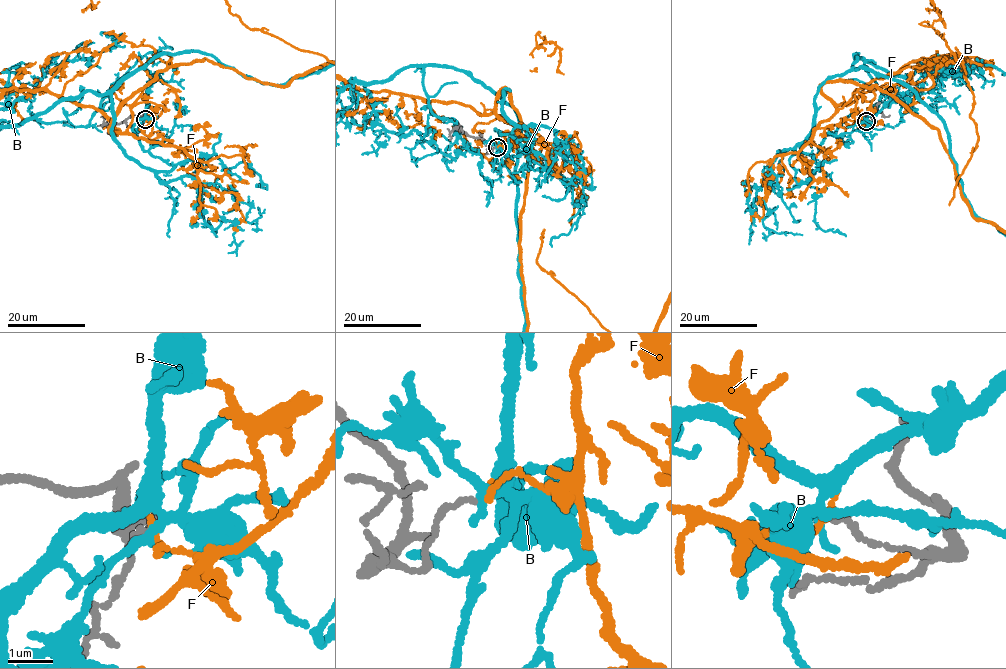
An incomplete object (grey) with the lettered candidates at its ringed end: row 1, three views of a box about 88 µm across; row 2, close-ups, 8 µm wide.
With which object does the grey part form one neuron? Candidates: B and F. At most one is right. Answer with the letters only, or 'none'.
F

